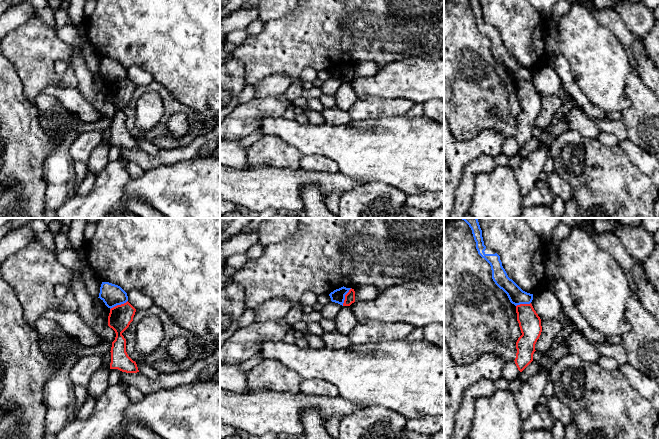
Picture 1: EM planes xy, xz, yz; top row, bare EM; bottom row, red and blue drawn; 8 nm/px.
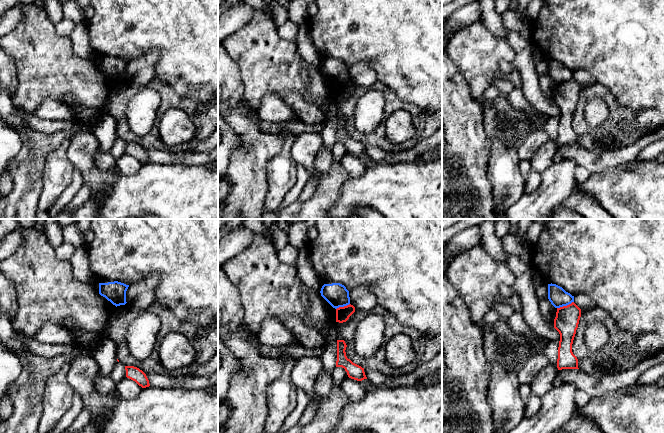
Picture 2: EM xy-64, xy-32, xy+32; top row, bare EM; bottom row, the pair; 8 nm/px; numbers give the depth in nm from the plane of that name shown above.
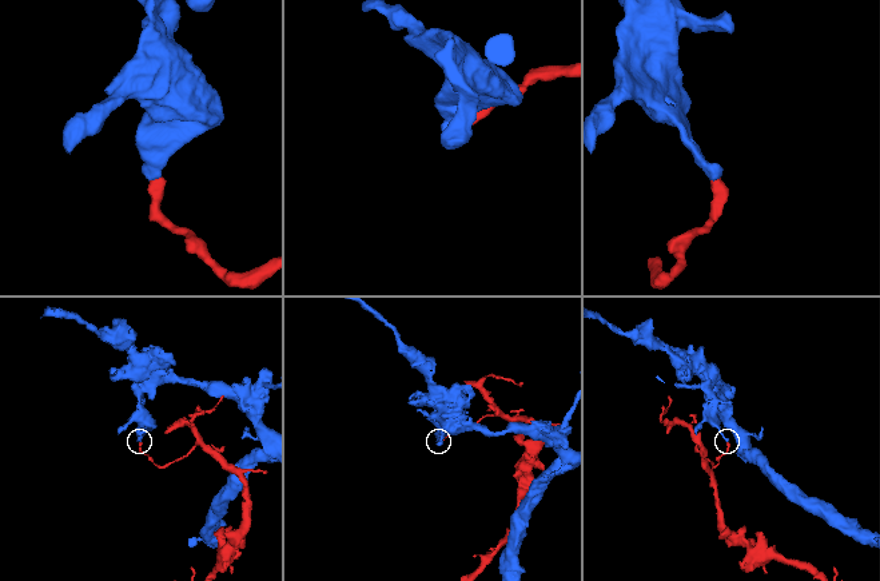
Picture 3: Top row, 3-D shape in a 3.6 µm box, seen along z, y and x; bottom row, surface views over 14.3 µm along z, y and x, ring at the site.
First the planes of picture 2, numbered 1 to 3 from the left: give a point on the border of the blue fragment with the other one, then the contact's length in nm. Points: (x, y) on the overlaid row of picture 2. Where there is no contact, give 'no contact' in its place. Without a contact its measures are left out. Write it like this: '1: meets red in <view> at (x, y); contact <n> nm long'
1: no contact
2: meets red in xy-32 at (342, 307); contact 120 nm long
3: meets red in xy+32 at (565, 306); contact 150 nm long

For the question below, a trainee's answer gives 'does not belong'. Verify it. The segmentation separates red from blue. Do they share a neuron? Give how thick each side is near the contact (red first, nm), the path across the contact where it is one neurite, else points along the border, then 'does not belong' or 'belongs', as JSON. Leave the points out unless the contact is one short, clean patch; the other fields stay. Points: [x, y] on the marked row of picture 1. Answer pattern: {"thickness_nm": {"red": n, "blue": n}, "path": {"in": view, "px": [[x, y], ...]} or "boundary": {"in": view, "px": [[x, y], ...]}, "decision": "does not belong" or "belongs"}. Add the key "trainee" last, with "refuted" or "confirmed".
{"thickness_nm": {"red": 190, "blue": 180}, "boundary": {"in": "xy", "px": [[127, 300], [110, 309]]}, "decision": "does not belong", "trainee": "confirmed"}

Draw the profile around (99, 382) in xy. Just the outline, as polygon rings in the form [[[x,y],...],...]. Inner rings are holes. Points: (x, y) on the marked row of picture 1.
[[[103,365],[95,371],[87,387],[87,392],[89,395],[97,398],[107,390],[110,386],[109,373],[110,368],[104,367]]]

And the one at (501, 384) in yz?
[[[500,377],[499,379],[494,381],[495,387],[498,390],[503,390],[503,391],[508,390],[509,383],[510,383],[509,380],[505,379],[505,378],[502,378],[502,377]]]

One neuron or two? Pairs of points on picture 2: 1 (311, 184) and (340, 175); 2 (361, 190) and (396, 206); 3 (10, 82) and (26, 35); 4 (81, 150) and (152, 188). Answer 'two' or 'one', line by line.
1: two
2: one
3: two
4: one

